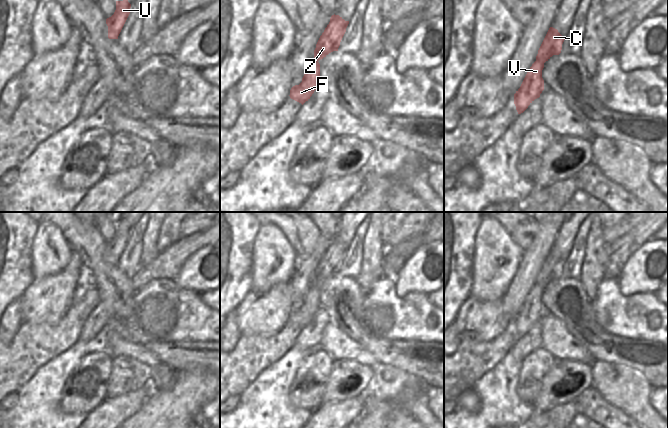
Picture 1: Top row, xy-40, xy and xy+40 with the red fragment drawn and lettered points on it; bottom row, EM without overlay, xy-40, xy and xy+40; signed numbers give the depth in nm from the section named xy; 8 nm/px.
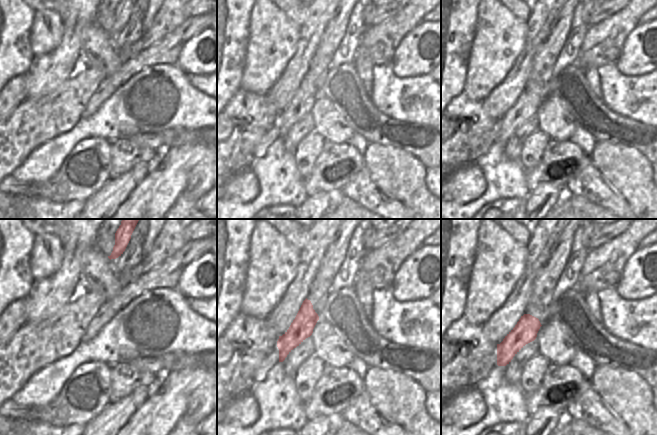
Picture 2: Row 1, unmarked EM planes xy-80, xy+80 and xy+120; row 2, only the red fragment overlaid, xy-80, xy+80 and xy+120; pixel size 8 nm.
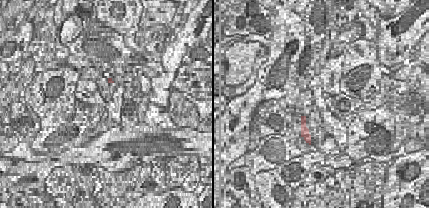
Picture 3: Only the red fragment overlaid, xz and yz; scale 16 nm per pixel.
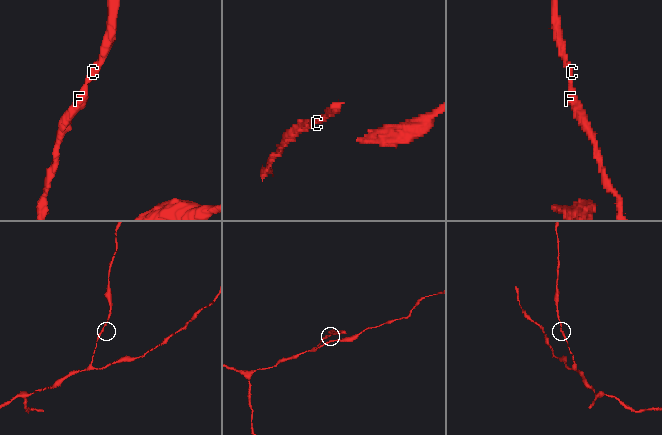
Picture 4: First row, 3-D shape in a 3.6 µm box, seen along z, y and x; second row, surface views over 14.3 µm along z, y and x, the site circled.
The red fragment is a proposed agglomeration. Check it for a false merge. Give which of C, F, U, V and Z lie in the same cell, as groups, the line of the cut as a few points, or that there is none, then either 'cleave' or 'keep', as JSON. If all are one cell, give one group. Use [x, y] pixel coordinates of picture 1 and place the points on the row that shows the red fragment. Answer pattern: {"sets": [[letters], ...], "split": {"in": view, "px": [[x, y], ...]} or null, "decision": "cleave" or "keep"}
{"sets": [["C", "F", "U", "V", "Z"]], "split": null, "decision": "keep"}

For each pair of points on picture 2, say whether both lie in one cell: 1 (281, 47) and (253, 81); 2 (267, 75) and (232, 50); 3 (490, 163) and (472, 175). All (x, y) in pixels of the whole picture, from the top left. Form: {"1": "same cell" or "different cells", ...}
{"1": "same cell", "2": "different cells", "3": "different cells"}

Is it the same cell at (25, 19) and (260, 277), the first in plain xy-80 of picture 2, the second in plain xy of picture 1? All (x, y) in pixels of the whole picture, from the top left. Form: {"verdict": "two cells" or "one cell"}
{"verdict": "two cells"}

